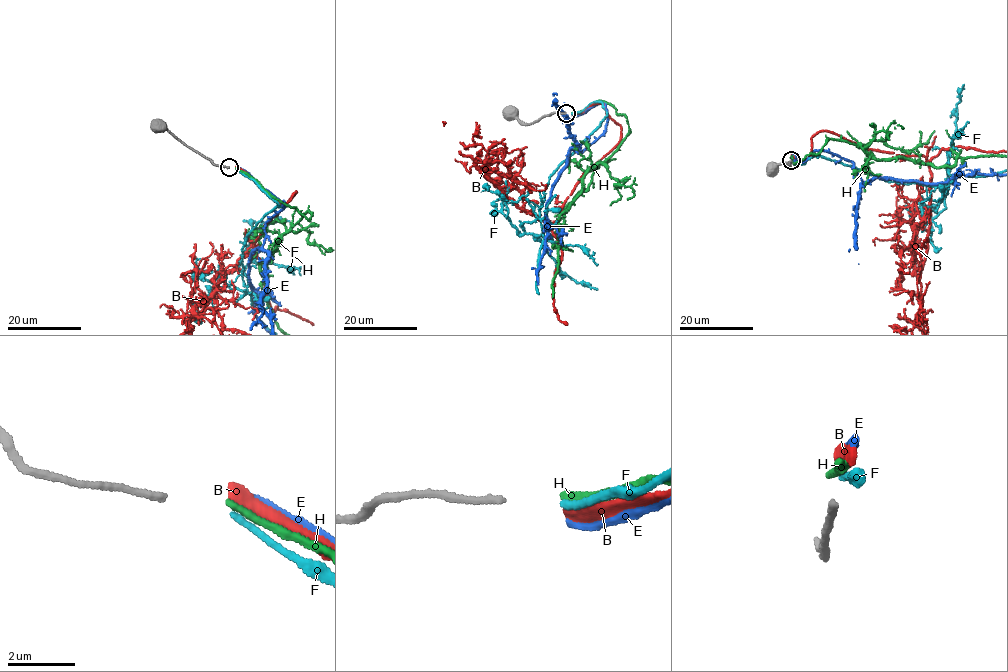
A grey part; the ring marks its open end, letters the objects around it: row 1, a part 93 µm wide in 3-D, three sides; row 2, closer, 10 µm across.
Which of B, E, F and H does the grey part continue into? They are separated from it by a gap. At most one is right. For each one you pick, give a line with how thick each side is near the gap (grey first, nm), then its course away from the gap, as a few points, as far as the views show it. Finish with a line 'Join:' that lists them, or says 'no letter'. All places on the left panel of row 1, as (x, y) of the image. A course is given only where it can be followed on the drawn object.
Join: no letter

